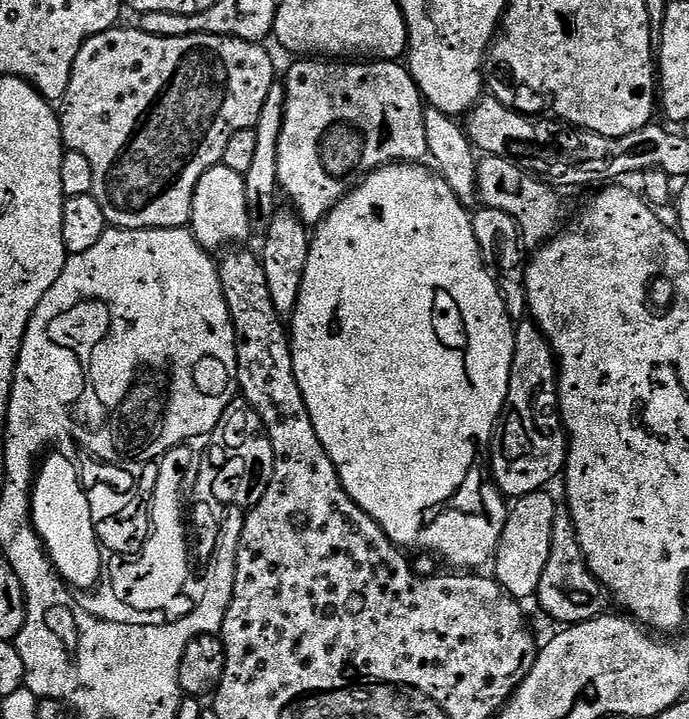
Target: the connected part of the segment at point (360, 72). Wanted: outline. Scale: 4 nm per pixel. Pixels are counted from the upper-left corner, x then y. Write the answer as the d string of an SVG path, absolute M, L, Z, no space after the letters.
M304 58L288 72L288 80L284 85L284 121L282 122L282 138L278 138L278 182L280 191L286 197L297 216L309 226L315 226L324 219L324 215L333 208L343 196L348 195L365 176L376 168L387 164L401 162L420 162L429 155L426 142L426 126L424 112L426 101L420 95L420 90L412 80L412 74L403 63L390 60L375 62L333 62L328 58Z

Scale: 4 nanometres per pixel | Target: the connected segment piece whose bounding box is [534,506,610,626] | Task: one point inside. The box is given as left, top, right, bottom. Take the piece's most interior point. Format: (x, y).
(569, 592)

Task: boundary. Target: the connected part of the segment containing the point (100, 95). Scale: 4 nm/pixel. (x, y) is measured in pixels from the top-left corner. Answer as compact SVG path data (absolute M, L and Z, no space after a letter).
M117 26L90 38L82 50L78 50L78 58L74 58L74 70L70 74L70 86L66 86L66 94L58 104L60 133L67 151L83 154L90 161L90 167L94 169L91 196L98 202L98 206L102 206L102 214L111 227L182 228L191 221L194 190L202 174L223 161L226 142L230 142L238 130L255 128L258 114L262 114L262 102L266 102L270 86L277 83L278 76L272 65L272 56L264 47L263 43L236 40L233 36L155 36L146 34L139 26Z

